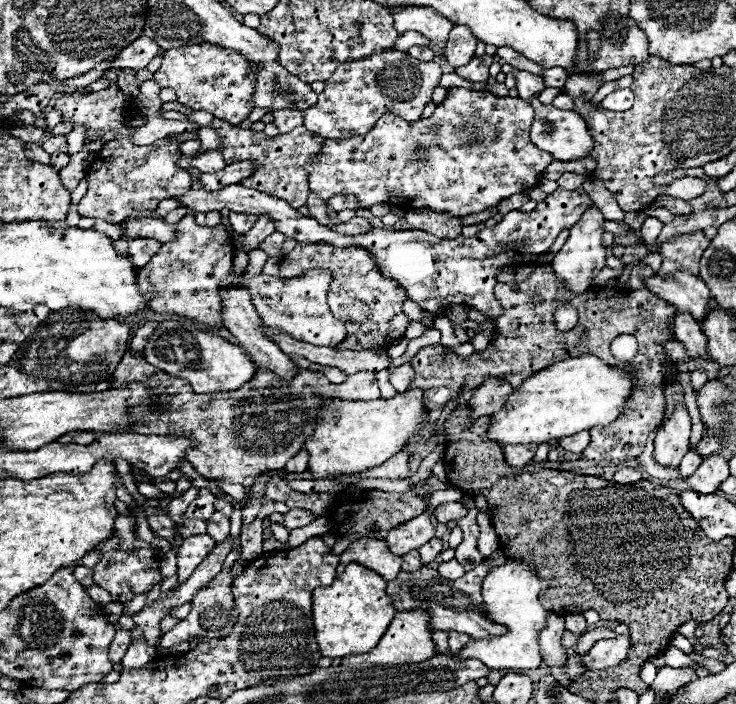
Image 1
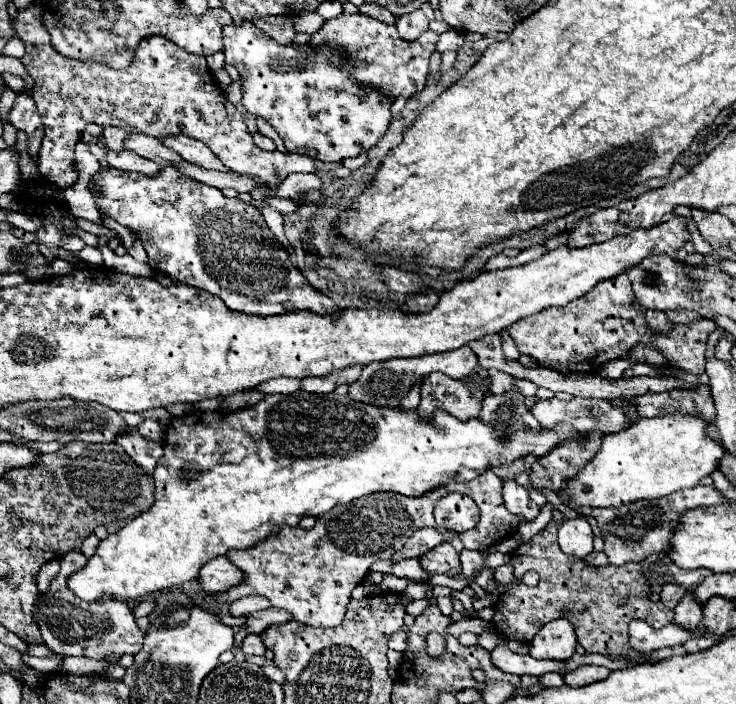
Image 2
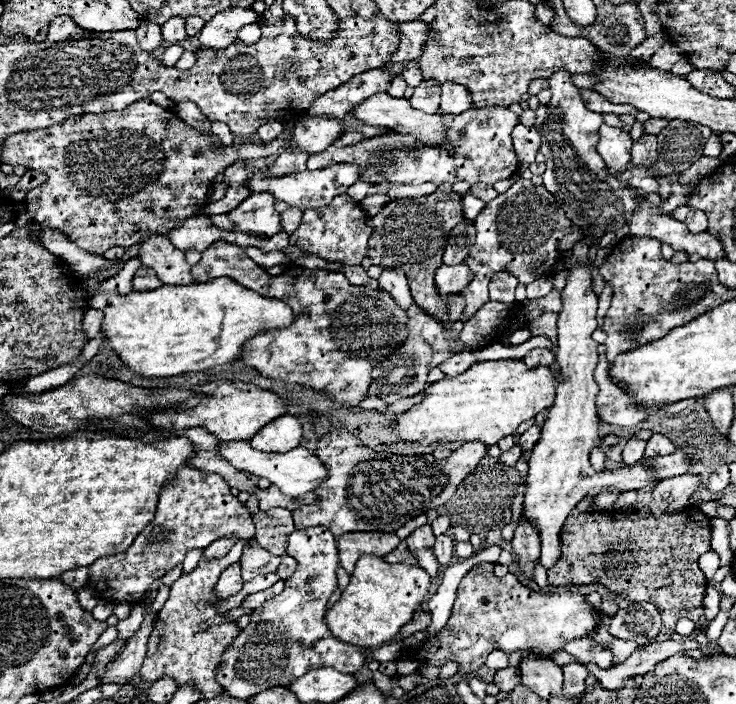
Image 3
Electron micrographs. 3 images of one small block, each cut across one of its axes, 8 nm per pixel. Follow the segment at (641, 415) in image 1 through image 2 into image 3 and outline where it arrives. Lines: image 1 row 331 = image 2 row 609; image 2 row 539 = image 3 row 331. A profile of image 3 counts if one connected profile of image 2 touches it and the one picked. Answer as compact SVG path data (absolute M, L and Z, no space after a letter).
M544 312L538 320L528 322L526 328L530 328L532 336L548 336L552 342L556 342L556 322L558 322L558 312Z

